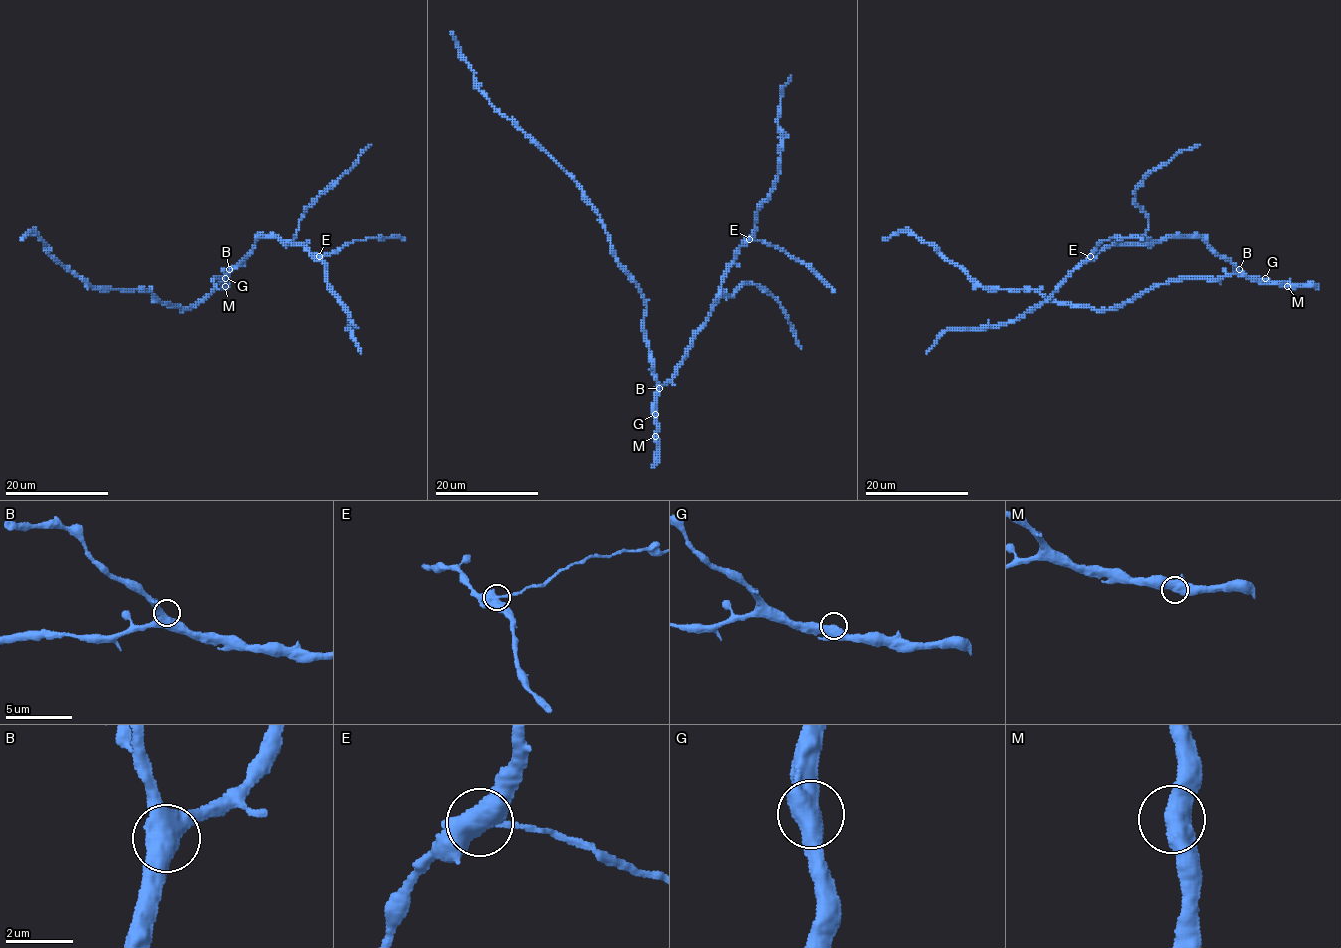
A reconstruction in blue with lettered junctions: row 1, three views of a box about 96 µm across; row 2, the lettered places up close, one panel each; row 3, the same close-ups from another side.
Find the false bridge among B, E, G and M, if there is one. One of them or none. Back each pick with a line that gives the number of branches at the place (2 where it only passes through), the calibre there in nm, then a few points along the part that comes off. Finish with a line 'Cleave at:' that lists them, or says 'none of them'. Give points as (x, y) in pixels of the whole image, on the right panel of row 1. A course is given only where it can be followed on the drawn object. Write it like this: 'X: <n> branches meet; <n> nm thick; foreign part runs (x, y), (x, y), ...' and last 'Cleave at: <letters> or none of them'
E: 3 branches meet; 500 nm thick; foreign part runs (1090, 256), (1102, 241), (1132, 236), (1142, 239)
Cleave at: E

